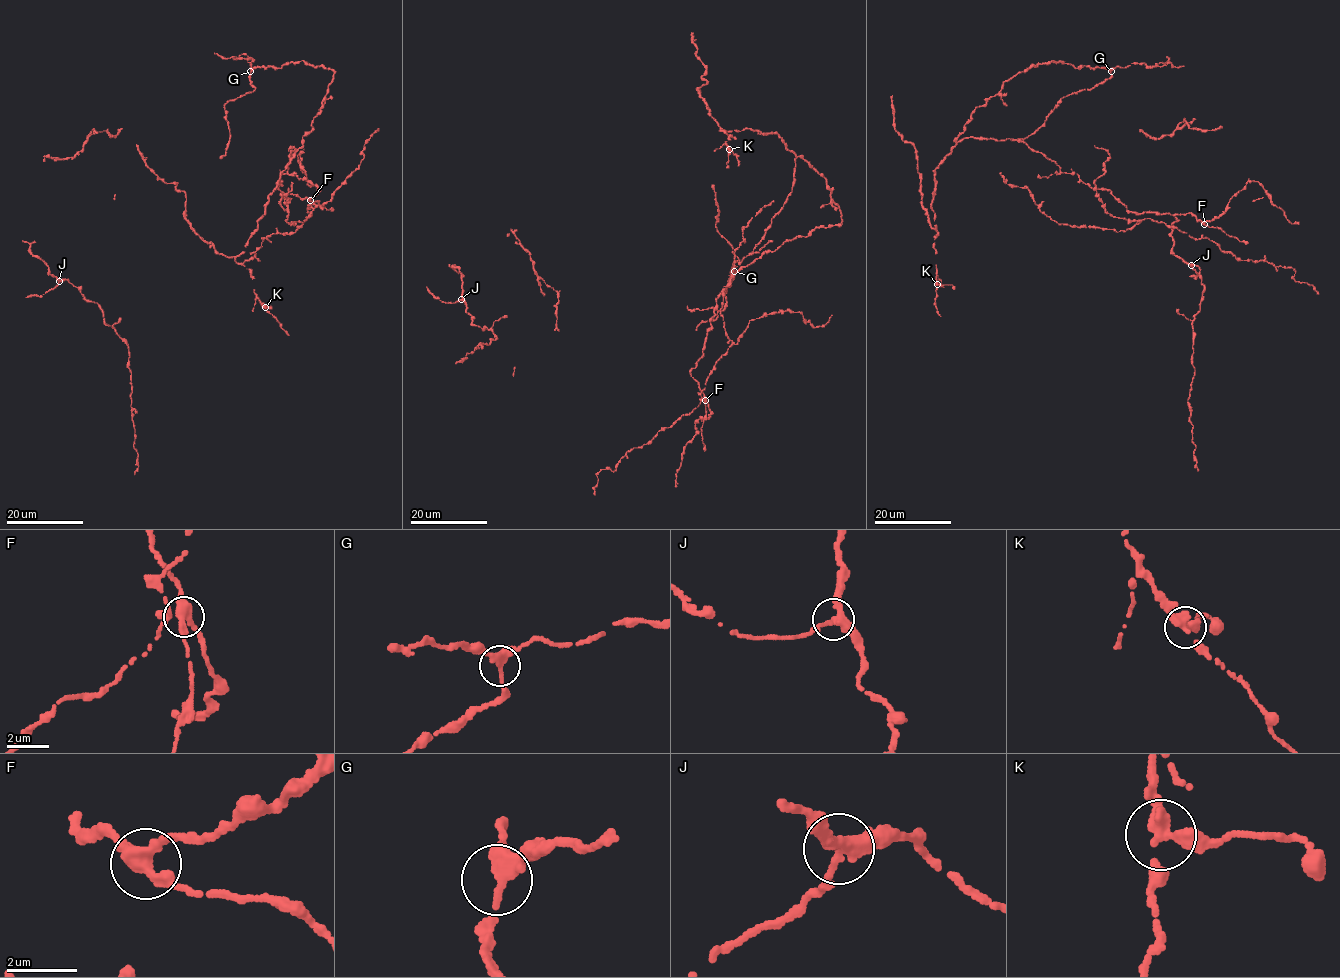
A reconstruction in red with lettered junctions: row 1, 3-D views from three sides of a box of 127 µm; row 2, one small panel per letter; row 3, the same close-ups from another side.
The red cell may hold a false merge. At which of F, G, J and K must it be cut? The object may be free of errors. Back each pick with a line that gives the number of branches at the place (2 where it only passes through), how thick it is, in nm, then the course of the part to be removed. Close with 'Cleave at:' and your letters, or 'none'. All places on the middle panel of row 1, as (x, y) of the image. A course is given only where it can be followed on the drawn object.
Cleave at: none

